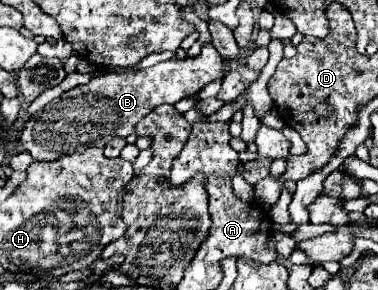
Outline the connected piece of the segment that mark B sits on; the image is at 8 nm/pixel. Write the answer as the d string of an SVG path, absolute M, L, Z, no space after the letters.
M208 42L208 44L202 46L202 52L198 56L194 56L194 58L170 58L166 62L160 62L160 64L152 66L152 68L130 72L130 74L124 74L124 72L122 74L108 72L108 74L96 76L88 84L76 86L76 88L64 92L58 102L46 104L42 110L38 110L32 116L32 126L24 126L24 130L22 130L22 144L32 154L34 160L44 160L44 162L56 160L56 158L60 158L64 154L84 152L90 146L104 148L106 142L112 136L126 138L128 134L132 134L134 128L136 128L136 124L146 114L150 114L156 106L160 106L160 104L176 104L180 98L196 96L206 84L210 84L214 80L220 80L220 70L222 68L224 68L224 62L222 62L220 54L212 46L212 42Z

